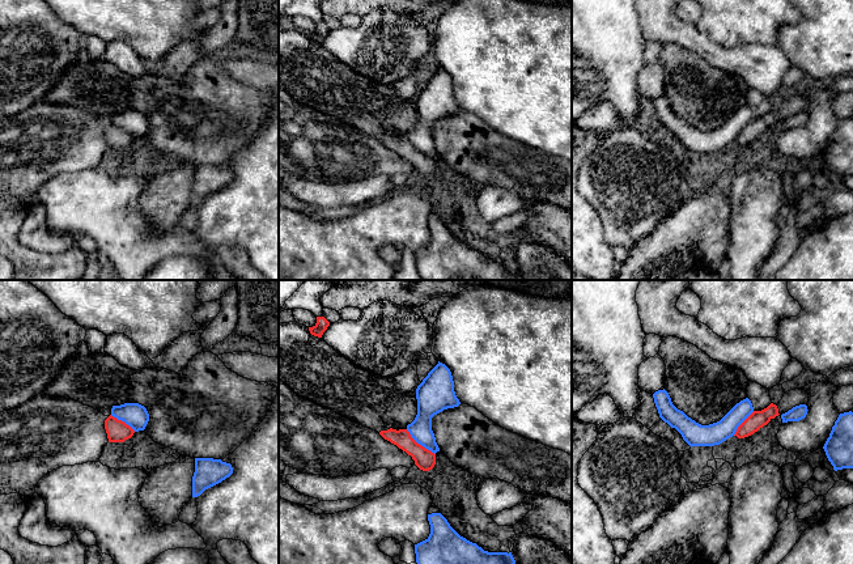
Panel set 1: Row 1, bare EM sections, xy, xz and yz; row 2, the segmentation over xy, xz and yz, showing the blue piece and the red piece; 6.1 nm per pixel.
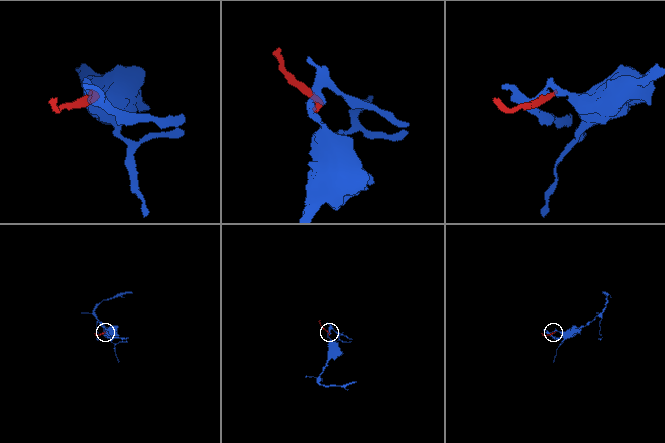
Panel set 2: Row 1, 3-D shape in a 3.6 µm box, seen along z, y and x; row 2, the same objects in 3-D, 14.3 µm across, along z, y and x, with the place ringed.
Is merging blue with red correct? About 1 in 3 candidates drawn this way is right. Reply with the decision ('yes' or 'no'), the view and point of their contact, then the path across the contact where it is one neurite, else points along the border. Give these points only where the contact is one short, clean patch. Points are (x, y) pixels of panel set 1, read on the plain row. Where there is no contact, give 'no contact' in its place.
no; meets blue in xz at (420, 151); border along xz (406, 136), (417, 149), (435, 161)

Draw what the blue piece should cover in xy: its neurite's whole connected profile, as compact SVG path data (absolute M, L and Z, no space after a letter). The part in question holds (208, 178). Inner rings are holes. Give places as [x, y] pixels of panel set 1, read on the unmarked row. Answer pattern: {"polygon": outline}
{"polygon": "M195 165L192 183L192 204L200 203L205 196L221 190L233 181L230 170L213 165Z"}

